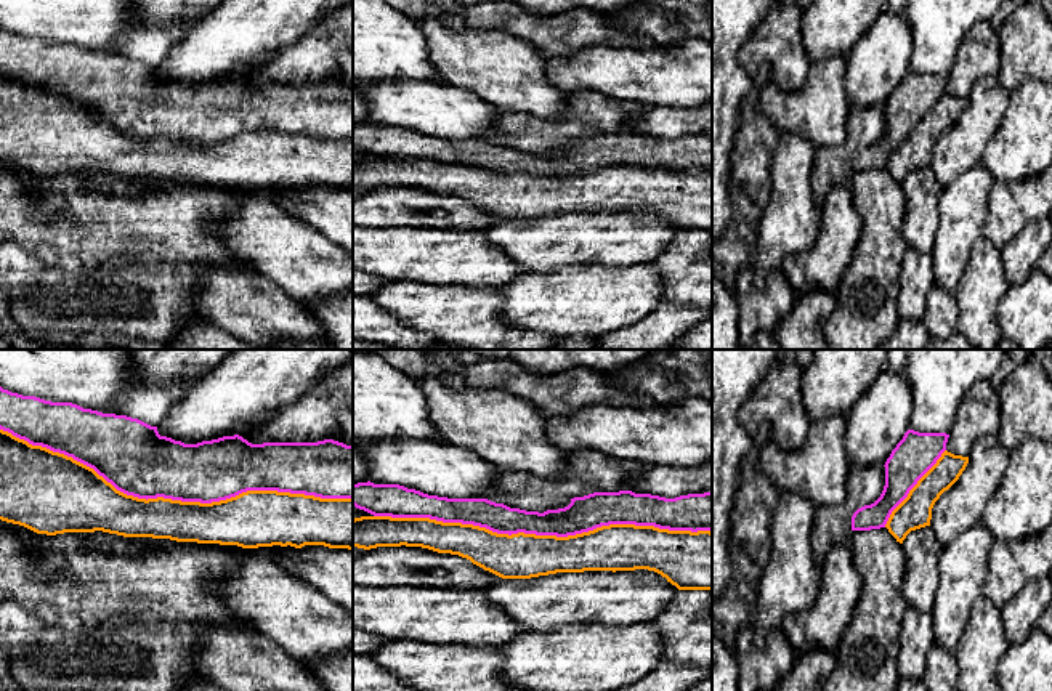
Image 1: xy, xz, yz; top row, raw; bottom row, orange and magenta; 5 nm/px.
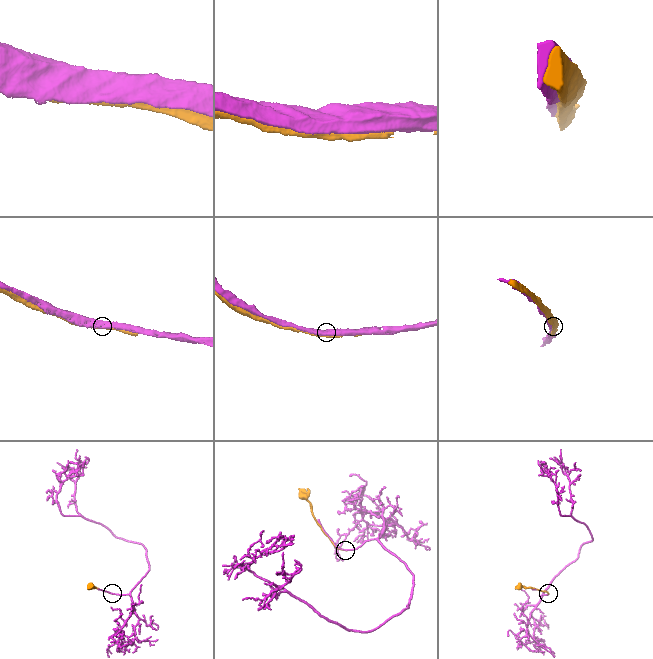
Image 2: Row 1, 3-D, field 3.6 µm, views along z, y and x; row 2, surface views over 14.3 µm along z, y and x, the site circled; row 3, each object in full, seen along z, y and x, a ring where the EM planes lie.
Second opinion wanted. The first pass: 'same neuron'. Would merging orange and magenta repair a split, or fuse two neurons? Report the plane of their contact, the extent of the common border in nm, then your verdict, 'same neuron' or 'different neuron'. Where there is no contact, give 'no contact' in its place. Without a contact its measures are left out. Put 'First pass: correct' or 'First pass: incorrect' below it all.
xy | 1800 nm | different neuron
First pass: incorrect

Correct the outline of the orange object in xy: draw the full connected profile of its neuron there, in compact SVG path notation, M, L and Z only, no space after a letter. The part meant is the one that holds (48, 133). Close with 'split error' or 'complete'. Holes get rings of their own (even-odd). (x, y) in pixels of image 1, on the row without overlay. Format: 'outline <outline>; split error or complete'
outline M0 71L0 160L37 175L103 172L123 178L258 188L324 186L353 191L353 139L321 139L277 131L247 131L200 144L172 139L138 139L117 131L93 109L59 93L32 87Z; complete

